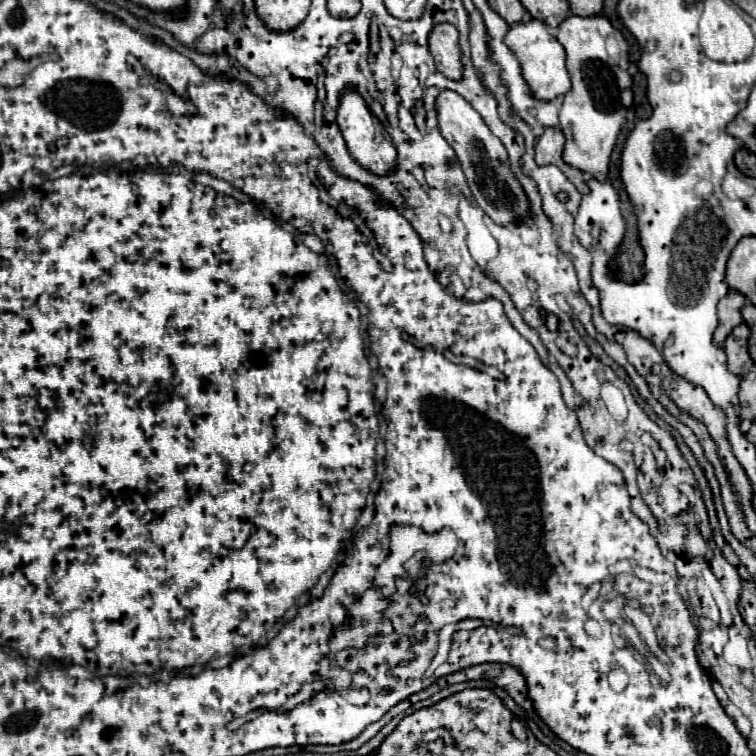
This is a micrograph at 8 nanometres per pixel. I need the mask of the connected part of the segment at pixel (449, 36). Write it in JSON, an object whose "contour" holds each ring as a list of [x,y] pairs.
{"contour":[[[438,24],[430,34],[430,52],[436,68],[450,80],[462,80],[462,52],[458,30],[452,24]]]}

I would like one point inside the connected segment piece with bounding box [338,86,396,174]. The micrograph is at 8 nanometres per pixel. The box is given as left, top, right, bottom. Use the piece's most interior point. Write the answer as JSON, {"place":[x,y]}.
{"place":[358,126]}

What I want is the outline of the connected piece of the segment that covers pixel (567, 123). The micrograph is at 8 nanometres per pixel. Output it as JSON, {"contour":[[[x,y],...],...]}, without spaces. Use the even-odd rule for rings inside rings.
{"contour":[[[568,16],[558,26],[558,40],[566,48],[566,66],[572,88],[564,94],[560,108],[560,128],[566,136],[564,162],[590,172],[596,180],[606,182],[610,154],[618,132],[632,104],[632,78],[628,74],[628,42],[606,16]],[[614,40],[614,48],[610,48]]]}

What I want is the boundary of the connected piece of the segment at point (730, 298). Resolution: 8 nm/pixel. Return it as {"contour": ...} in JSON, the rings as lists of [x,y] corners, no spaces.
{"contour":[[[730,290],[720,302],[718,302],[718,328],[714,332],[714,344],[722,346],[726,336],[732,332],[732,328],[736,328],[742,322],[742,306],[746,304],[746,298],[736,292]]]}

